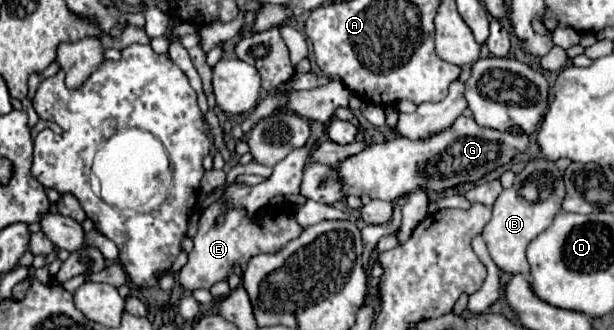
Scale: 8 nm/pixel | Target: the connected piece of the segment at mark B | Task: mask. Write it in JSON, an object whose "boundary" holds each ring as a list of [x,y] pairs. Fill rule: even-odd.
{"boundary":[[[537,158],[537,160],[531,160],[515,178],[515,184],[509,188],[509,190],[503,190],[497,198],[497,202],[493,204],[493,216],[489,220],[489,224],[485,226],[483,230],[483,240],[487,244],[487,250],[493,258],[493,262],[499,266],[499,270],[503,272],[509,272],[509,274],[529,274],[529,262],[525,258],[525,250],[529,246],[529,242],[533,238],[537,238],[543,230],[547,230],[553,222],[553,218],[557,216],[559,208],[561,208],[561,202],[565,198],[565,184],[563,184],[563,178],[561,178],[561,170],[557,174],[553,174],[555,178],[555,186],[553,186],[553,192],[545,198],[545,200],[537,200],[537,202],[527,202],[519,190],[521,190],[521,184],[525,182],[527,176],[531,176],[533,172],[547,172],[547,164],[553,164],[553,162],[547,162],[543,158]]]}

